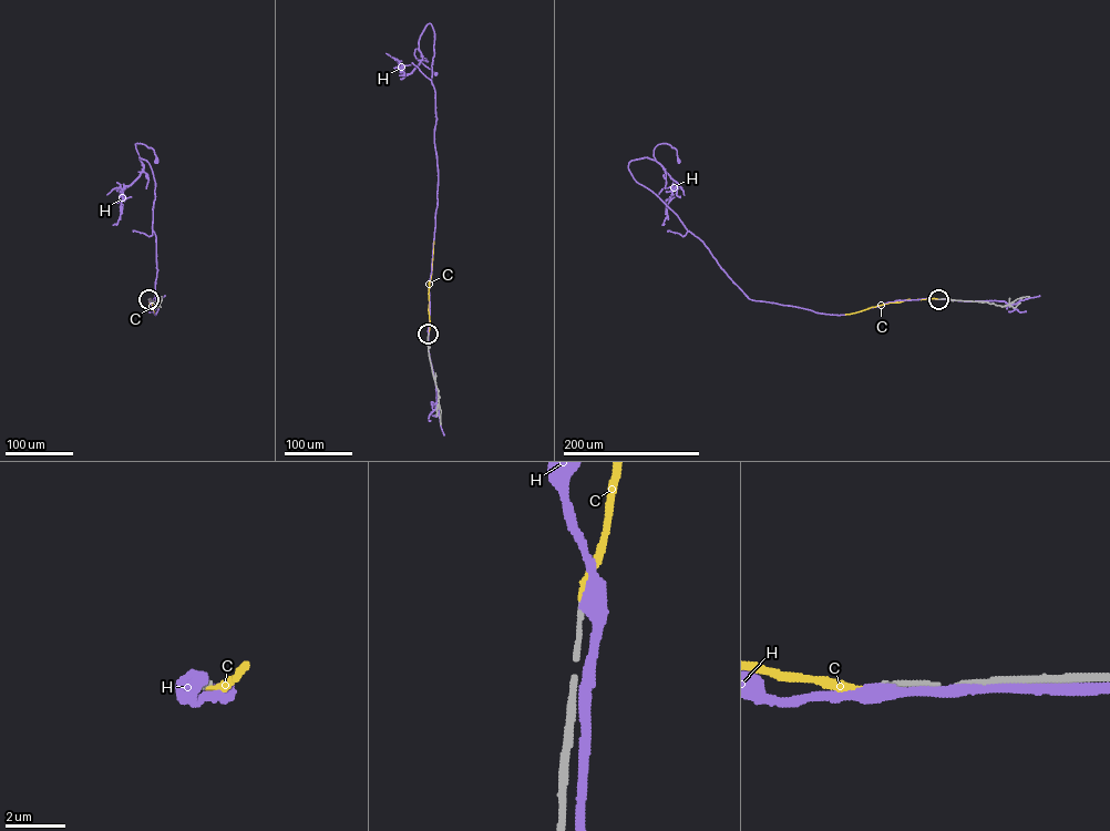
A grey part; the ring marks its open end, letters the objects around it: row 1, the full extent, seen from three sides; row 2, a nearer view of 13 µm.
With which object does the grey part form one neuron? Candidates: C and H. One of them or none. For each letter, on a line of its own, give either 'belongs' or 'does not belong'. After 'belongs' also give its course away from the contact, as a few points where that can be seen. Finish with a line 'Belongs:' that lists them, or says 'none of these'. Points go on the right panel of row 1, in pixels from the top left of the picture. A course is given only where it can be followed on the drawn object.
C: does not belong
H: does not belong
Belongs: none of these

